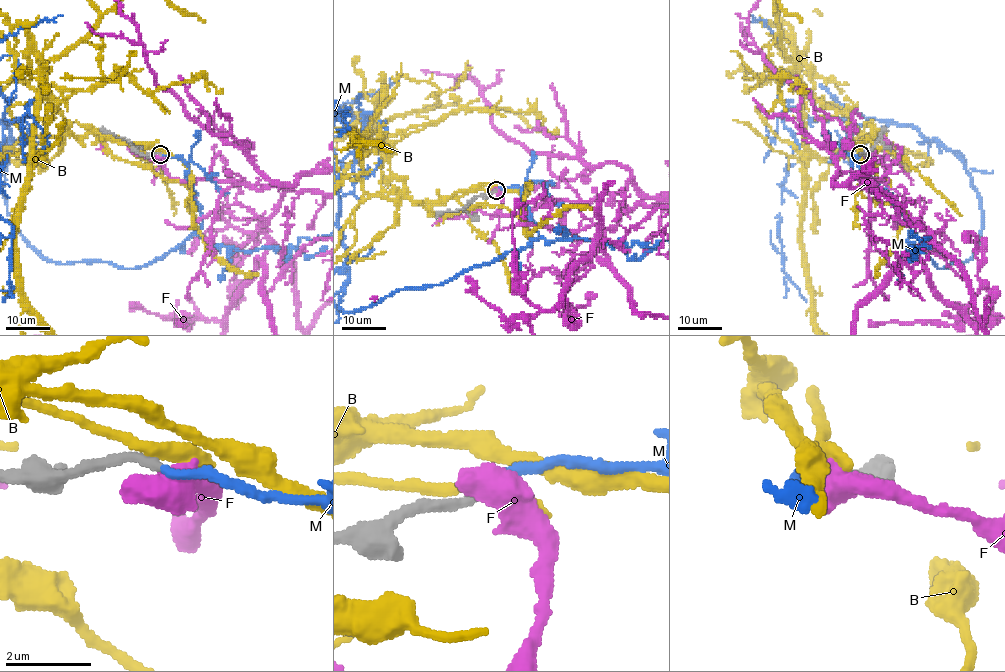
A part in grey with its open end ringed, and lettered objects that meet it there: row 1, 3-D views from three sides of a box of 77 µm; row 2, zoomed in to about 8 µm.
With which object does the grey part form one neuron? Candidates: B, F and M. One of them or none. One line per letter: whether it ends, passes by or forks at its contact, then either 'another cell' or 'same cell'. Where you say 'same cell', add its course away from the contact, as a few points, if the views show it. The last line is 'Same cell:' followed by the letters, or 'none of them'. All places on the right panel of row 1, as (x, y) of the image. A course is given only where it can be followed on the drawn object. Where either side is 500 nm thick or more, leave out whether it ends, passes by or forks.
B: it passes by; another cell
F: it forks; another cell
M: it ends; same cell
Same cell: M

